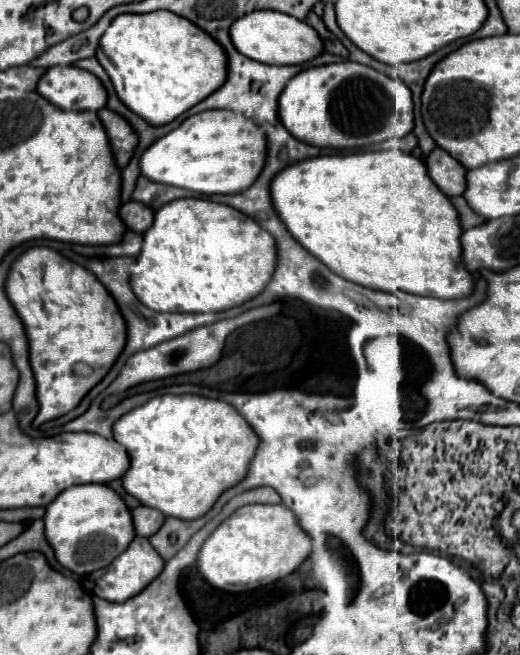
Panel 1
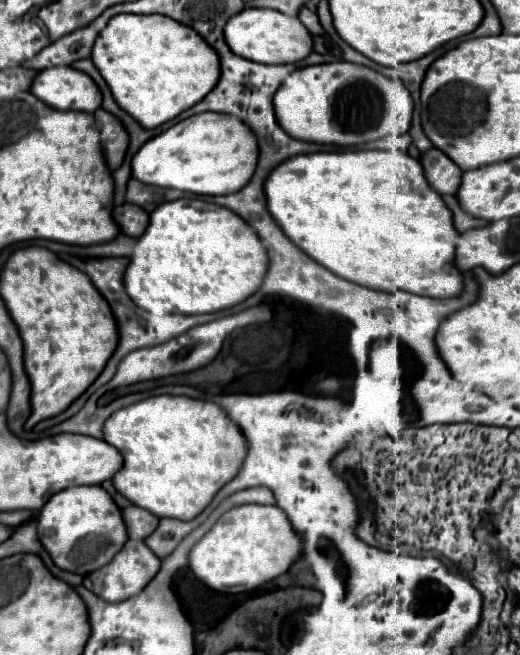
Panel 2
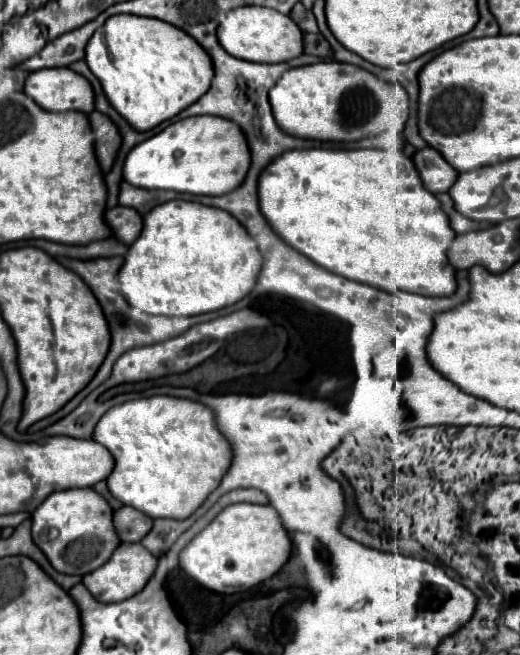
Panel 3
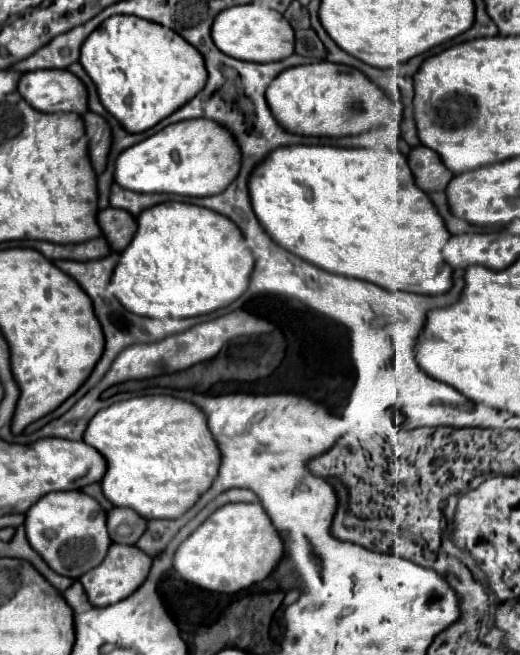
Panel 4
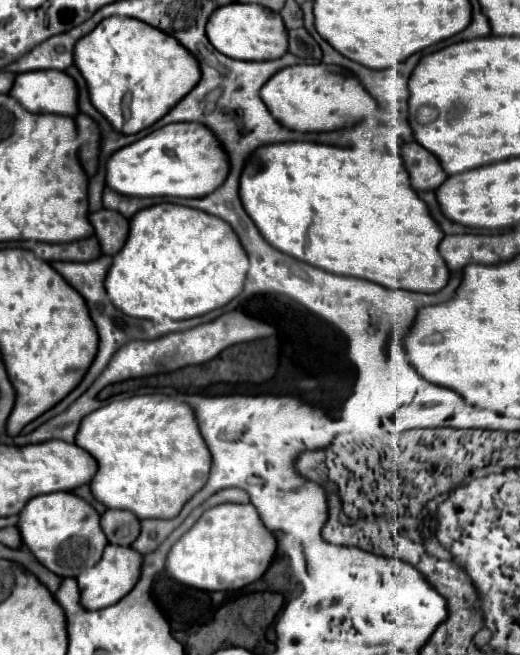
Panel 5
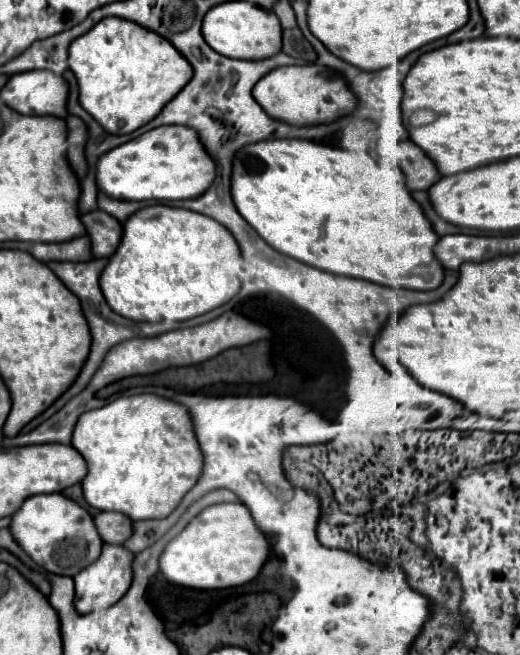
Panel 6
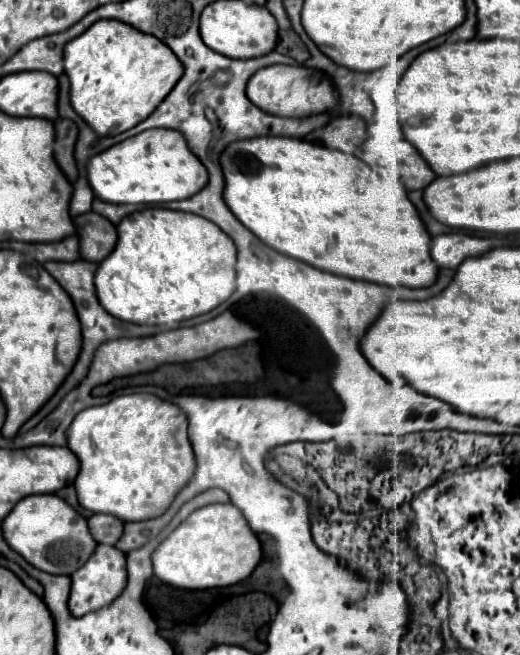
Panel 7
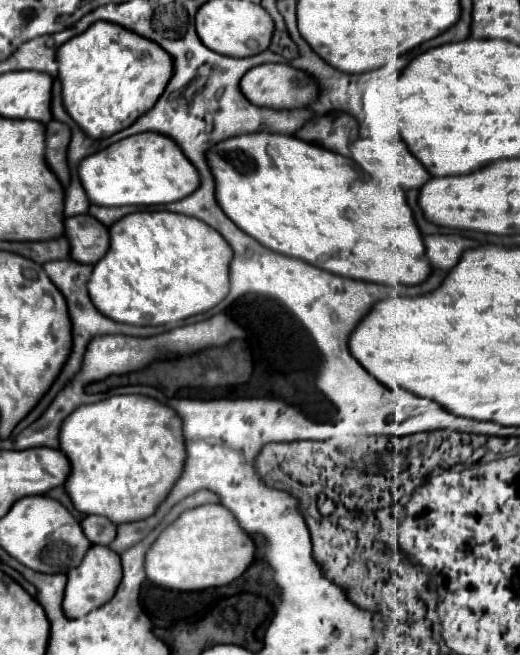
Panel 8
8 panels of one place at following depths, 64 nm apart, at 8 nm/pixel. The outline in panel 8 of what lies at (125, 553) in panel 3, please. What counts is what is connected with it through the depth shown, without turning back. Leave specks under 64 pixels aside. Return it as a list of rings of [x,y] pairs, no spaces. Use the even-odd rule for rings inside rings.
[[[92,546],[84,554],[80,566],[72,568],[66,576],[68,582],[64,590],[64,602],[62,602],[64,616],[66,618],[86,616],[90,610],[96,610],[98,606],[106,604],[114,596],[116,586],[120,584],[120,556],[112,552],[108,546]]]

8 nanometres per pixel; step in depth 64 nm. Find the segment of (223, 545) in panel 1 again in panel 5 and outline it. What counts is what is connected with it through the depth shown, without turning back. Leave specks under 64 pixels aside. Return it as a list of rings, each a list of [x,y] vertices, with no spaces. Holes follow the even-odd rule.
[[[218,504],[206,510],[170,548],[166,556],[166,572],[176,582],[200,590],[238,590],[266,572],[274,550],[276,540],[264,524],[260,524],[252,504]]]

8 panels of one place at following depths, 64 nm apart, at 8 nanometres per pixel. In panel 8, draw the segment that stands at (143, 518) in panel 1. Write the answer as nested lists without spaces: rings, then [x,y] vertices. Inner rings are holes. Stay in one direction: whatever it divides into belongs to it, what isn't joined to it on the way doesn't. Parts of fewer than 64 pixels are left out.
[[[86,516],[80,522],[80,526],[92,544],[104,544],[106,546],[116,536],[116,524],[112,524],[110,520],[104,520],[100,516]]]

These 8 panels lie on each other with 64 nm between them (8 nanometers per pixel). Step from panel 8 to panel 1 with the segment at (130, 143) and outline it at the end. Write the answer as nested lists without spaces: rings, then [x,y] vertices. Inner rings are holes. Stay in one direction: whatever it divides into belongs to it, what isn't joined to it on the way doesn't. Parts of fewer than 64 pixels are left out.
[[[206,110],[186,118],[178,128],[148,146],[140,156],[140,174],[152,182],[186,188],[198,194],[236,194],[252,186],[252,180],[256,180],[264,166],[264,152],[264,132],[260,132],[252,120],[230,110]]]

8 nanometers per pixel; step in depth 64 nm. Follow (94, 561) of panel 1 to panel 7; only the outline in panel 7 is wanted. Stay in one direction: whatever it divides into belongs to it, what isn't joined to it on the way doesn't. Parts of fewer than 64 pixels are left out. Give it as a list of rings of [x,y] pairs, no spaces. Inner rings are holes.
[[[54,494],[22,498],[2,520],[2,536],[6,544],[28,564],[48,574],[70,576],[88,560],[88,556],[96,548],[96,542],[86,528],[86,520]]]

